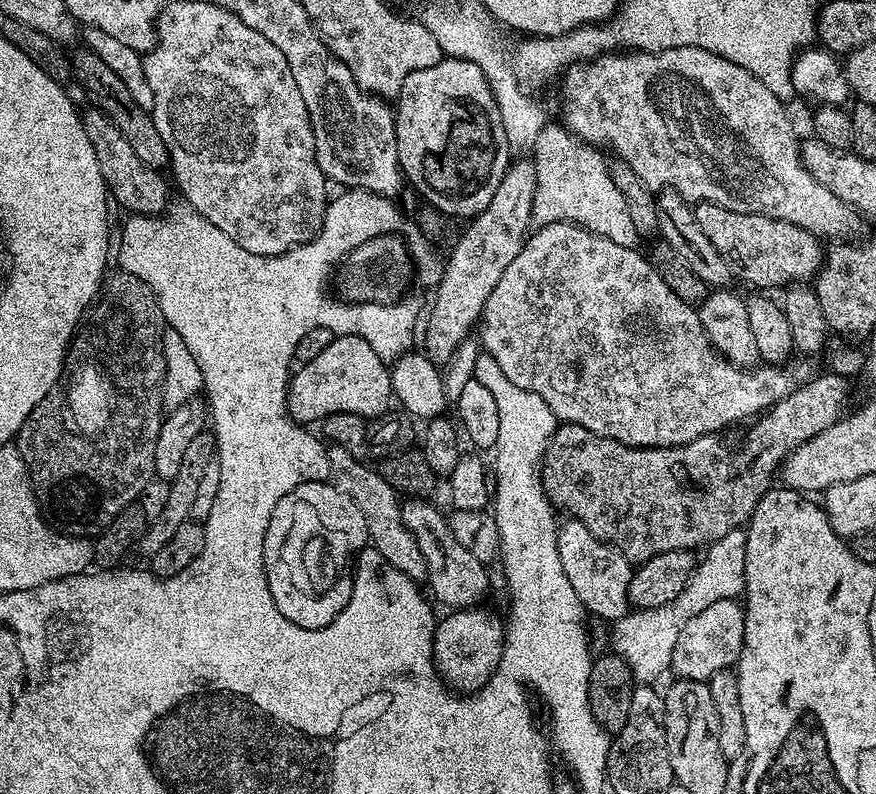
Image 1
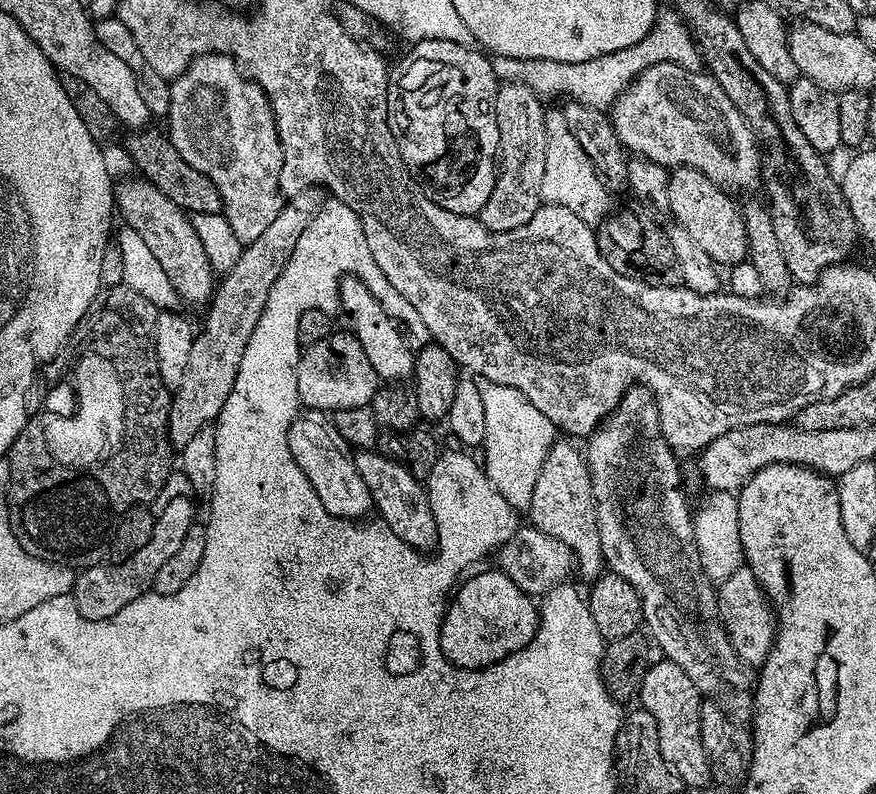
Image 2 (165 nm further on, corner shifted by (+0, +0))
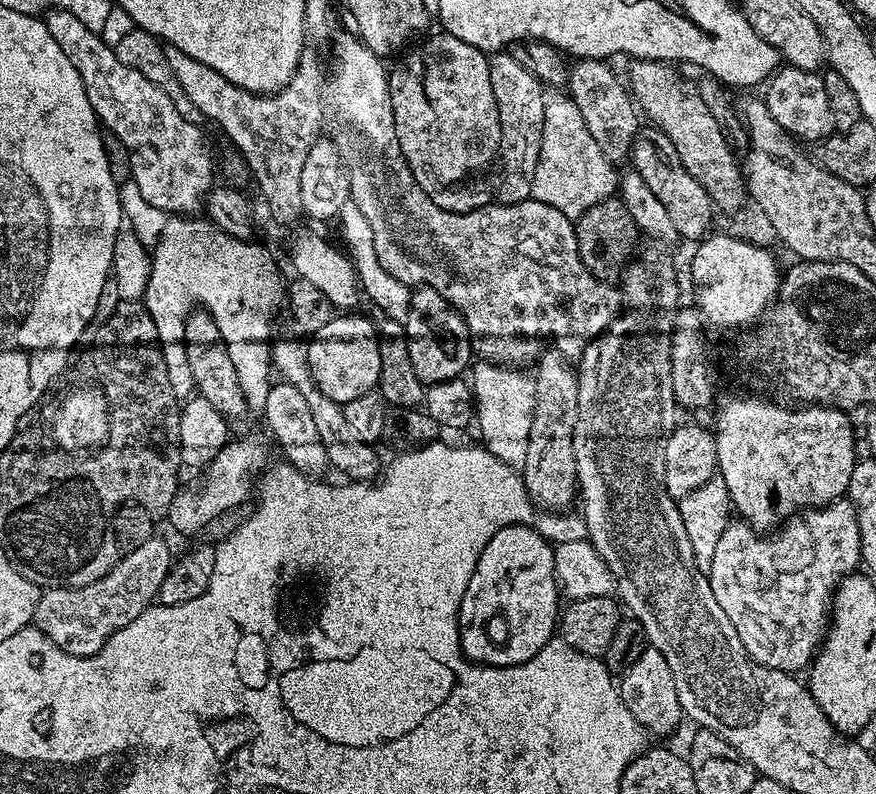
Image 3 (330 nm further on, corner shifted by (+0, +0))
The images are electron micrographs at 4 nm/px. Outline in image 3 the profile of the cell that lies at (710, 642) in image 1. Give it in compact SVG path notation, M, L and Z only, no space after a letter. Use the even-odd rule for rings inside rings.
M841 498L833 504L809 508L785 520L771 534L761 534L747 522L733 519L726 530L722 530L722 538L718 538L714 562L710 562L706 575L714 598L718 598L718 606L722 606L734 630L738 630L738 638L742 638L742 646L746 646L751 656L767 668L800 674L811 665L812 657L828 631L836 585L860 567L858 514L851 500Z

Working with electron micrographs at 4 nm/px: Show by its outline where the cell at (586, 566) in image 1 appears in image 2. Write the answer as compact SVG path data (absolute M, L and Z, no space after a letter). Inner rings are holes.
M568 438L557 439L538 470L538 482L534 482L534 498L526 510L531 527L542 530L550 538L558 538L572 551L575 571L585 582L597 580L605 571L602 542L598 538L596 521L596 503L592 497L592 483L588 477L588 465L585 457Z

